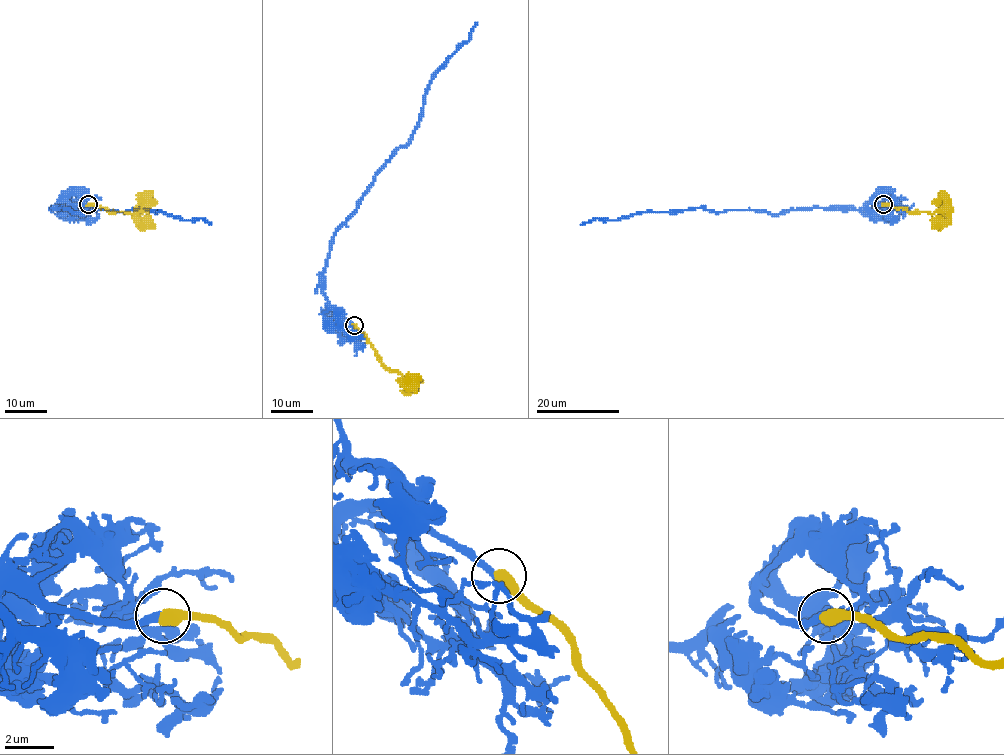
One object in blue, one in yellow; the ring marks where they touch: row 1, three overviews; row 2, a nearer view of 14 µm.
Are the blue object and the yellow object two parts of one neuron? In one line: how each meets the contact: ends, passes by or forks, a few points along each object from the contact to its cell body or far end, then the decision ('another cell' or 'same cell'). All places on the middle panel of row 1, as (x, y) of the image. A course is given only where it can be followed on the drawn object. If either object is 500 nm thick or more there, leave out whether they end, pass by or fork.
course blue (354, 325), (324, 312), (323, 271), (331, 238), (374, 174), (409, 140), (431, 78), (469, 38), (476, 23); course yellow (354, 325), (365, 335), (379, 360), (406, 379), (403, 383), (409, 378), (421, 380); same cell

